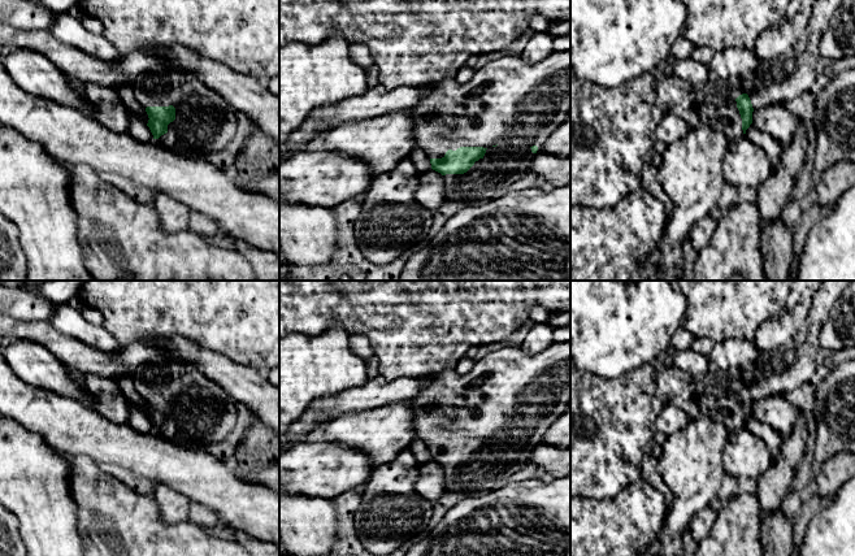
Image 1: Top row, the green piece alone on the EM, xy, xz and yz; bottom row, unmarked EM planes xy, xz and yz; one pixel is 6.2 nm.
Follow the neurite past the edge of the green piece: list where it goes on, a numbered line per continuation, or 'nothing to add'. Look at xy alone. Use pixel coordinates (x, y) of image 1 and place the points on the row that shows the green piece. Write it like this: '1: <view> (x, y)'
nothing to add

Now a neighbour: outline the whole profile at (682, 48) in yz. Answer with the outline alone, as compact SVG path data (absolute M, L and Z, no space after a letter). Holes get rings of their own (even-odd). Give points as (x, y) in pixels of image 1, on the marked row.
M683 35L678 36L670 52L672 60L690 58L694 48L694 44L689 39L686 39Z

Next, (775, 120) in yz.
M781 103L755 108L752 123L758 130L771 135L781 145L790 143L797 131L797 120Z

